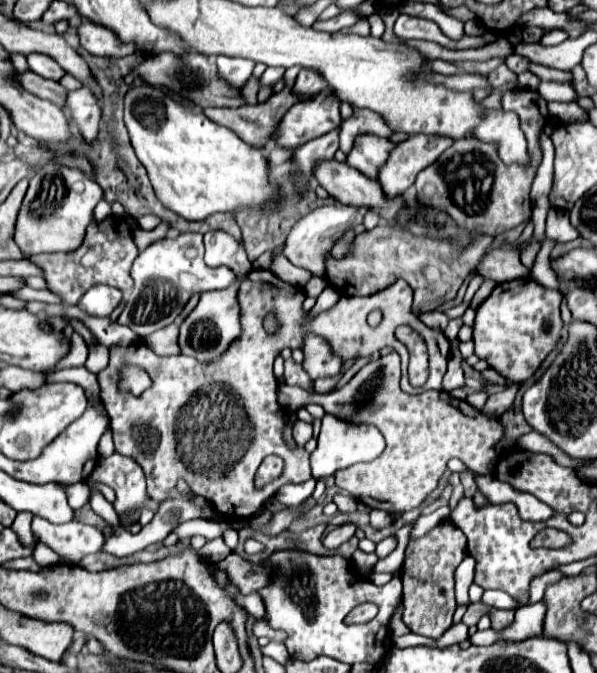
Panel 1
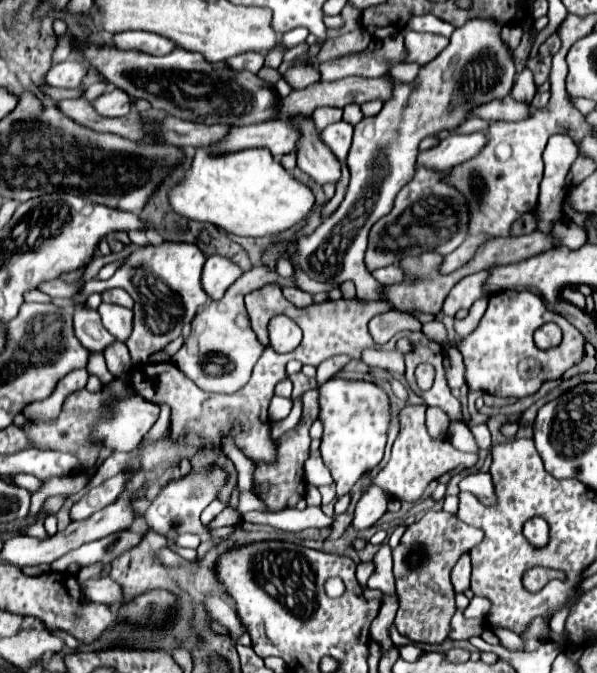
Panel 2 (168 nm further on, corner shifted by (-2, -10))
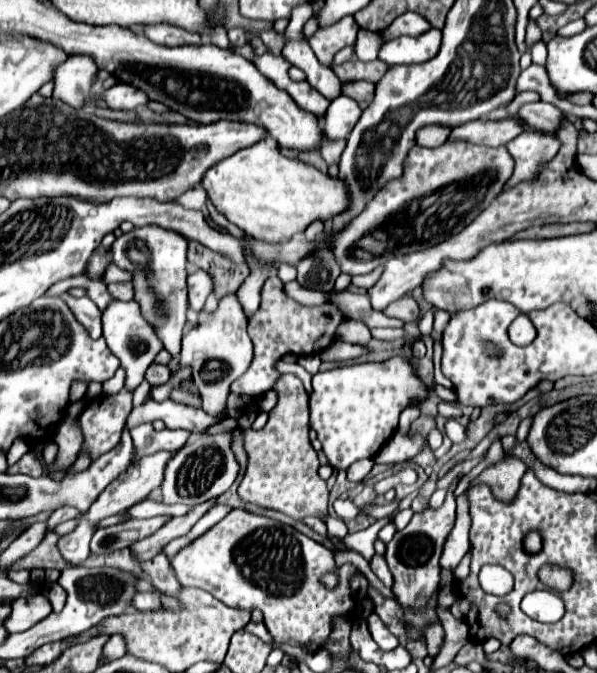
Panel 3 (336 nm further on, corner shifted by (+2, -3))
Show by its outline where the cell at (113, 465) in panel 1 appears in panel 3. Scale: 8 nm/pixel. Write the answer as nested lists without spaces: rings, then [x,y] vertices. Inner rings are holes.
[[[179,371],[179,373],[175,373],[167,383],[157,385],[157,387],[151,387],[151,397],[155,397],[155,399],[159,399],[159,397],[169,397],[171,391],[173,391],[173,387],[179,385],[179,381],[183,381],[187,375],[189,375],[189,371]]]

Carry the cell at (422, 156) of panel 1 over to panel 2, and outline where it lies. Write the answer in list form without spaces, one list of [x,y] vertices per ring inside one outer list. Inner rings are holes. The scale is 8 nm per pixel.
[[[483,132],[475,134],[451,134],[439,146],[421,152],[417,166],[433,166],[435,170],[451,170],[457,164],[463,164],[475,158],[487,146],[487,136]]]

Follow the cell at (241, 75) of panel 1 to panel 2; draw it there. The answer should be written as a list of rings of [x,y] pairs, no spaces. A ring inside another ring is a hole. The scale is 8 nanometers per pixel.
[[[245,52],[245,54],[239,54],[239,56],[233,56],[227,60],[227,64],[235,70],[249,70],[249,72],[259,72],[259,68],[263,66],[265,58],[255,54],[255,52]]]

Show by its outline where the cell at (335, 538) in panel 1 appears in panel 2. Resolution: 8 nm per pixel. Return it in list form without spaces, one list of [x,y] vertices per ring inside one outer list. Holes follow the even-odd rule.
[[[371,486],[361,496],[361,500],[357,502],[353,524],[357,528],[369,528],[369,526],[373,526],[387,512],[387,502],[389,500],[391,500],[391,496],[385,494],[385,490],[381,490],[379,486]]]

